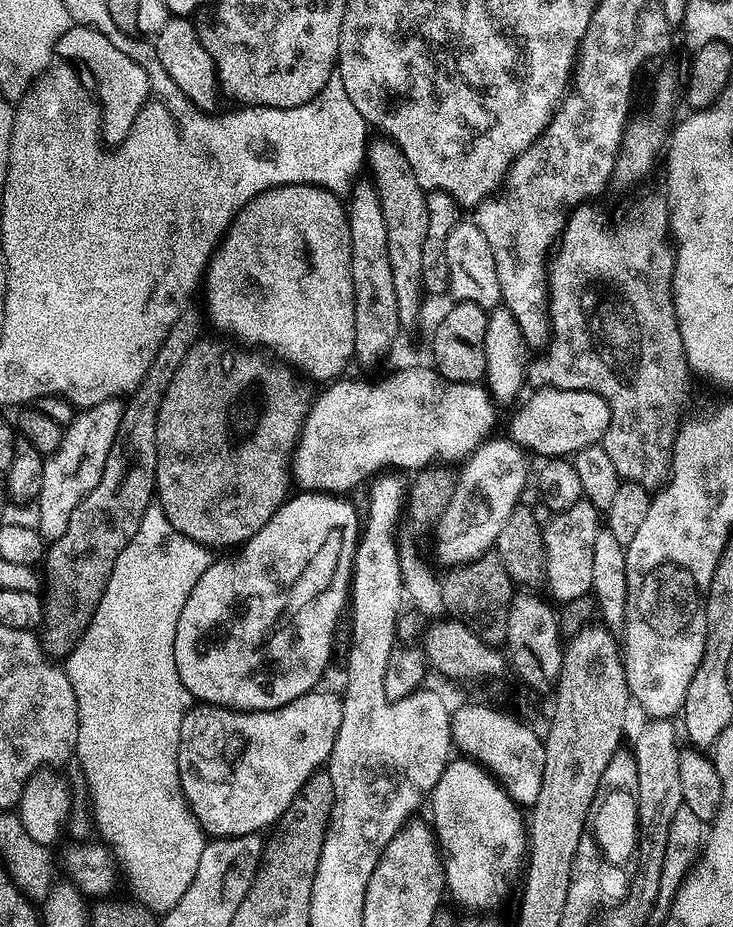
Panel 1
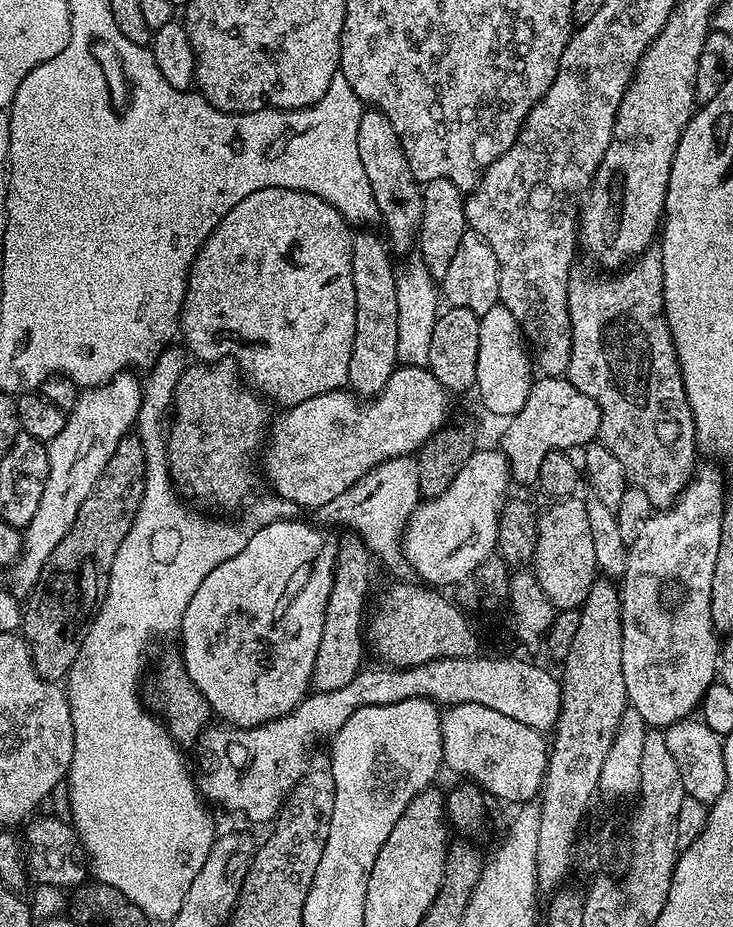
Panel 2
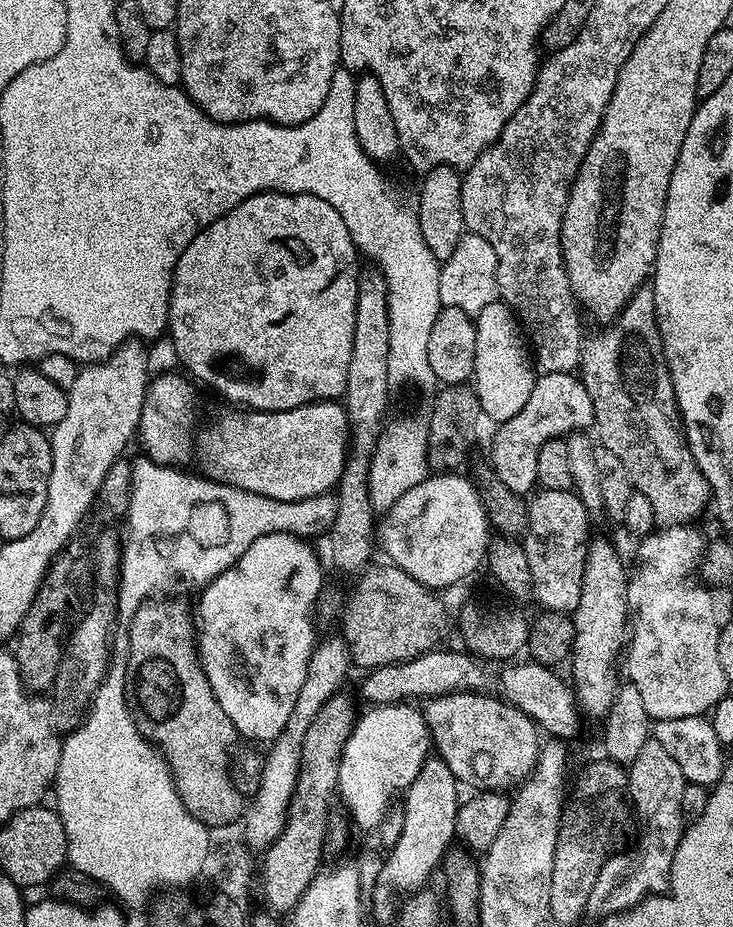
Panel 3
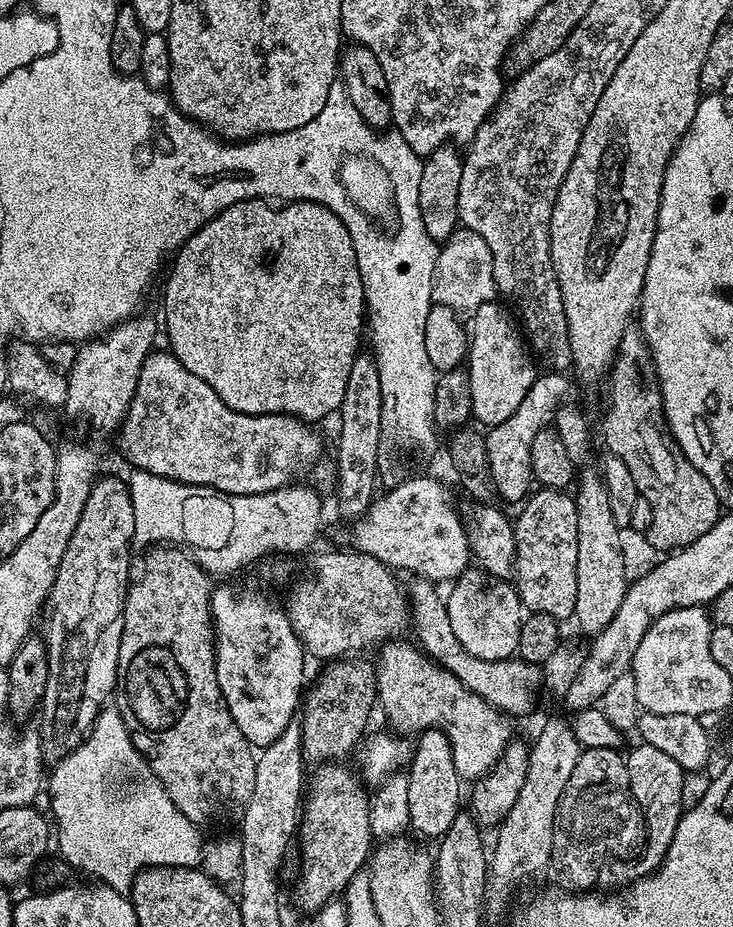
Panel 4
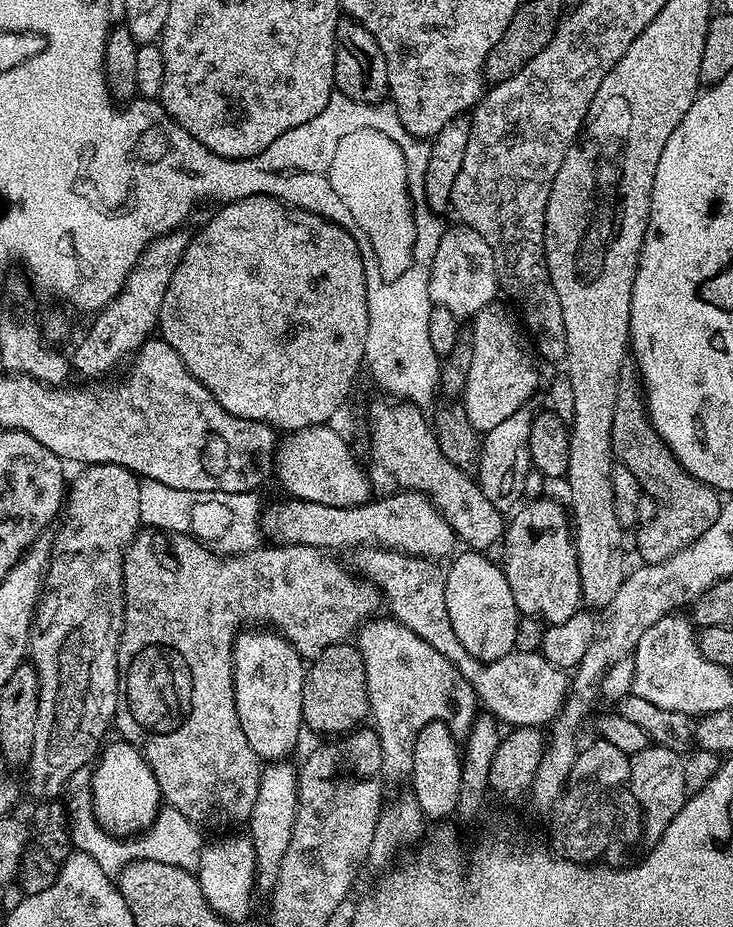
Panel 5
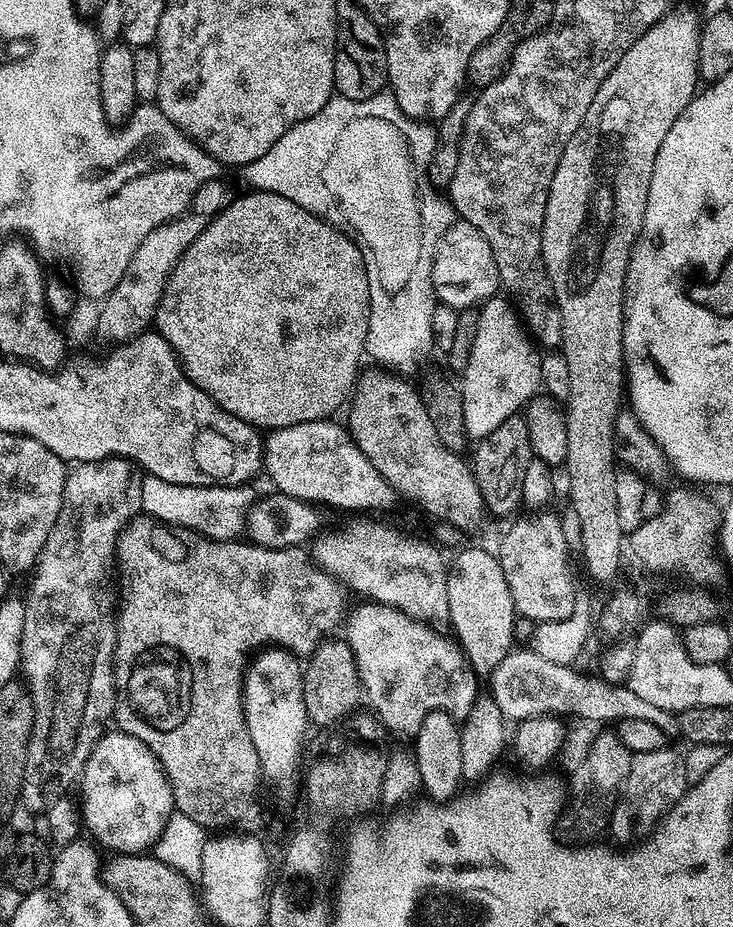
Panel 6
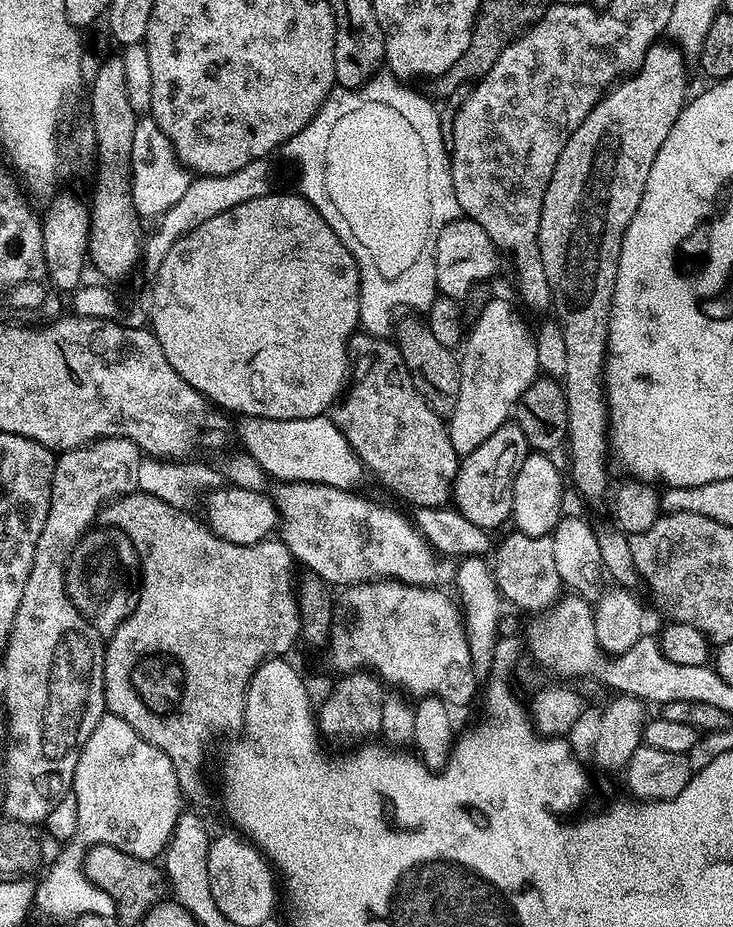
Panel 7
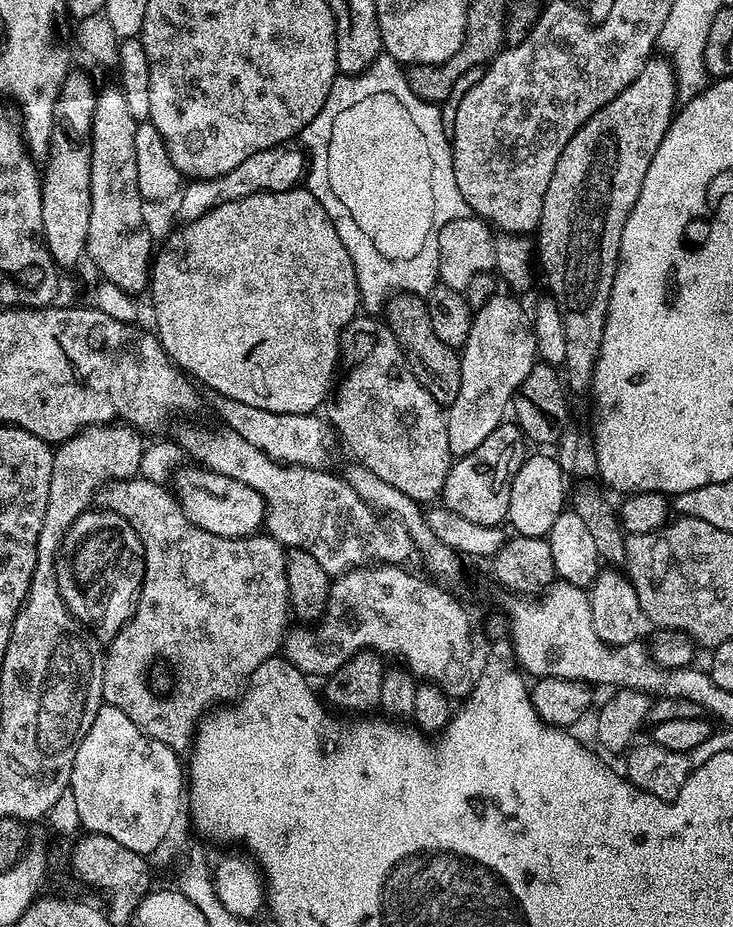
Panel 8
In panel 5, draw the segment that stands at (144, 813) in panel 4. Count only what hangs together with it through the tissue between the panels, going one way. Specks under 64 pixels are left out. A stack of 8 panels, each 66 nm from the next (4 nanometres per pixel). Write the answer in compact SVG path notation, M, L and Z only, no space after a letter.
M84 770L76 771L66 785L69 804L66 804L66 824L72 827L71 847L78 852L84 852L102 870L109 874L117 874L133 860L154 859L155 862L169 863L184 869L196 870L199 866L199 854L202 845L201 829L192 824L174 807L164 806L156 816L151 827L135 838L125 839L111 835L104 830L95 818L92 810L92 793L89 792L89 773Z

